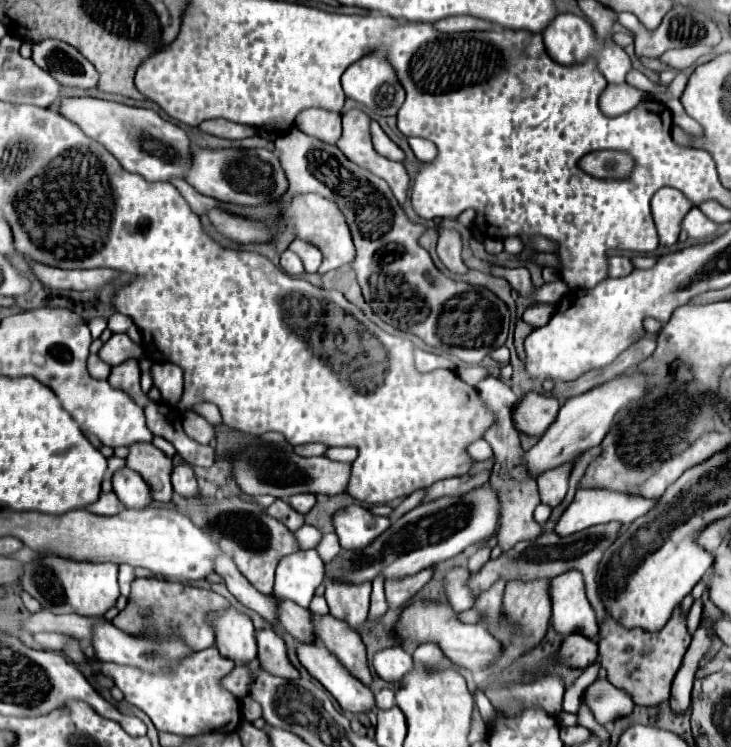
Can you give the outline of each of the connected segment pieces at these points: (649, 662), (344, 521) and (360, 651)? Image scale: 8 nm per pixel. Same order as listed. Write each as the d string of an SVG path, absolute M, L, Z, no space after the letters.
M678 605L670 621L656 633L644 629L626 629L622 623L610 617L606 611L604 623L600 625L600 665L608 671L608 681L630 693L636 705L660 705L670 697L672 679L682 663L682 657L692 641L688 631L688 613Z
M350 505L346 509L336 511L332 521L336 535L340 537L342 549L362 549L390 527L388 517L372 515L360 505Z
M314 615L314 625L320 641L324 647L338 657L338 661L364 685L372 685L372 675L366 661L366 647L360 639L360 635L346 625L344 621L338 621L330 615Z

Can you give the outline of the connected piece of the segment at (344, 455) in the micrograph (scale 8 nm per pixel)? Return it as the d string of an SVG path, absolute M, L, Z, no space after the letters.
M330 447L326 451L328 459L334 461L344 461L344 463L352 463L358 457L358 449L356 447Z

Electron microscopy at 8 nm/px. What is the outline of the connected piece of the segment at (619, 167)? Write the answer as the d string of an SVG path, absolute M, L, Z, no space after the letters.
M594 151L580 159L580 169L598 179L620 179L630 173L632 159L620 151Z

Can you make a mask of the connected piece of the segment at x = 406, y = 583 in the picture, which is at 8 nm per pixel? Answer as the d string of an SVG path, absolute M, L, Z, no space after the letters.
M432 569L416 573L414 577L402 577L402 581L386 581L386 601L390 607L404 607L432 577Z

